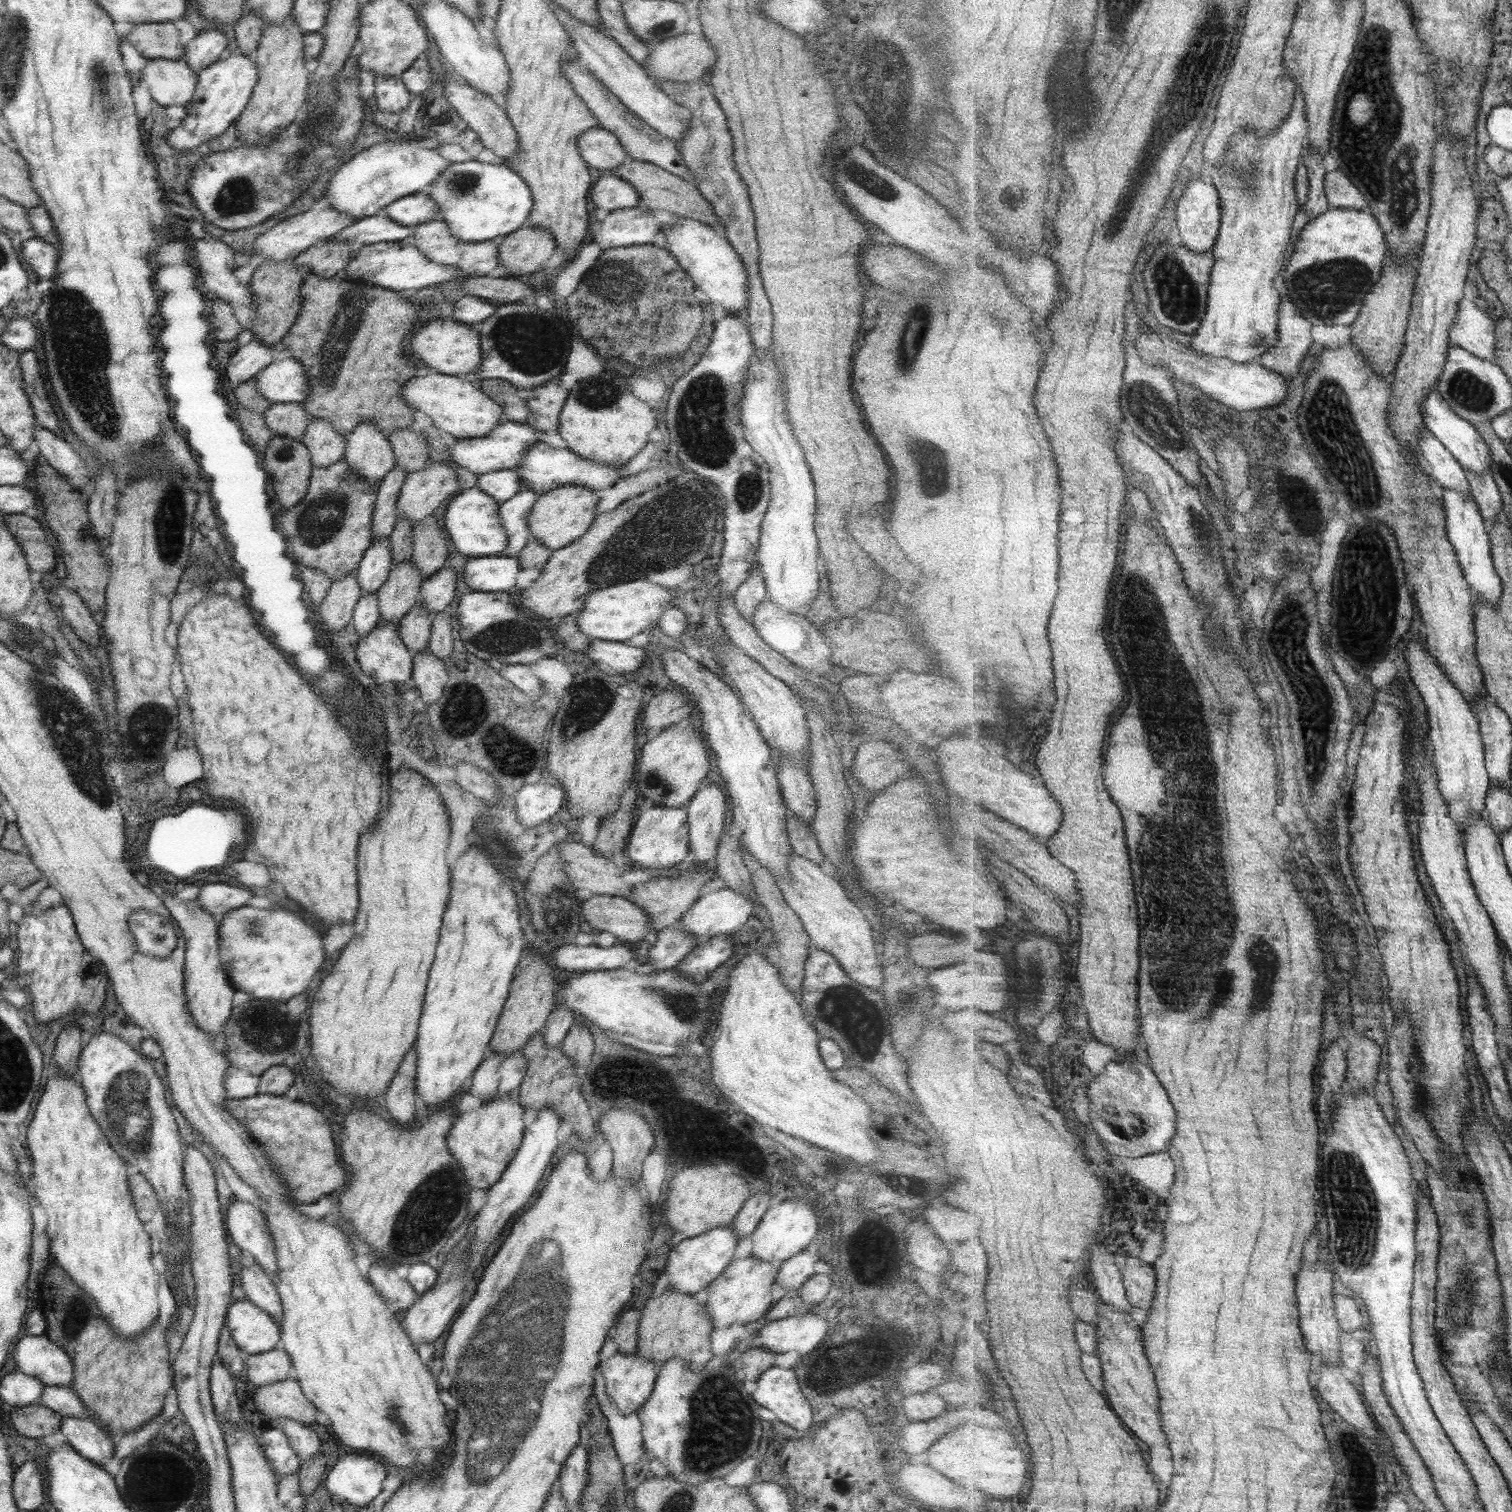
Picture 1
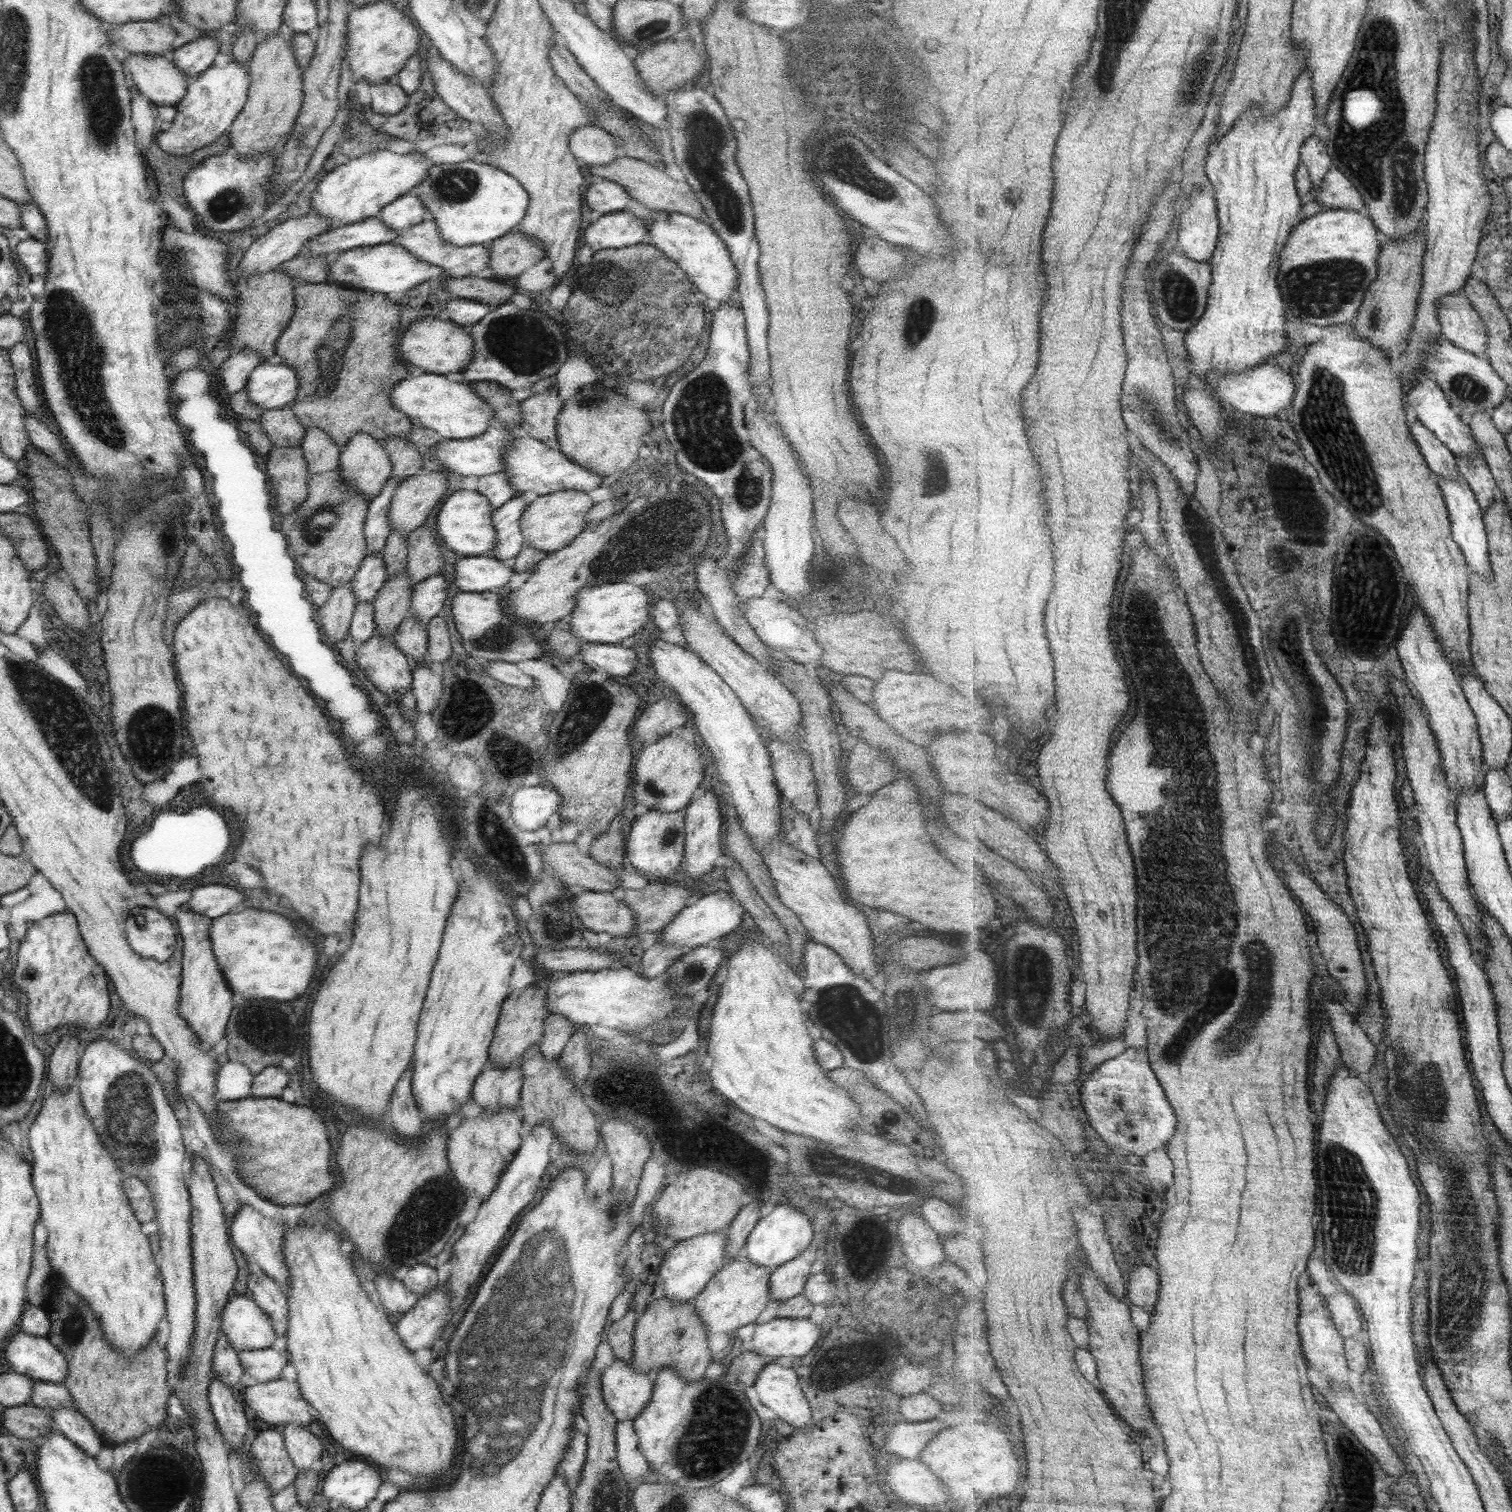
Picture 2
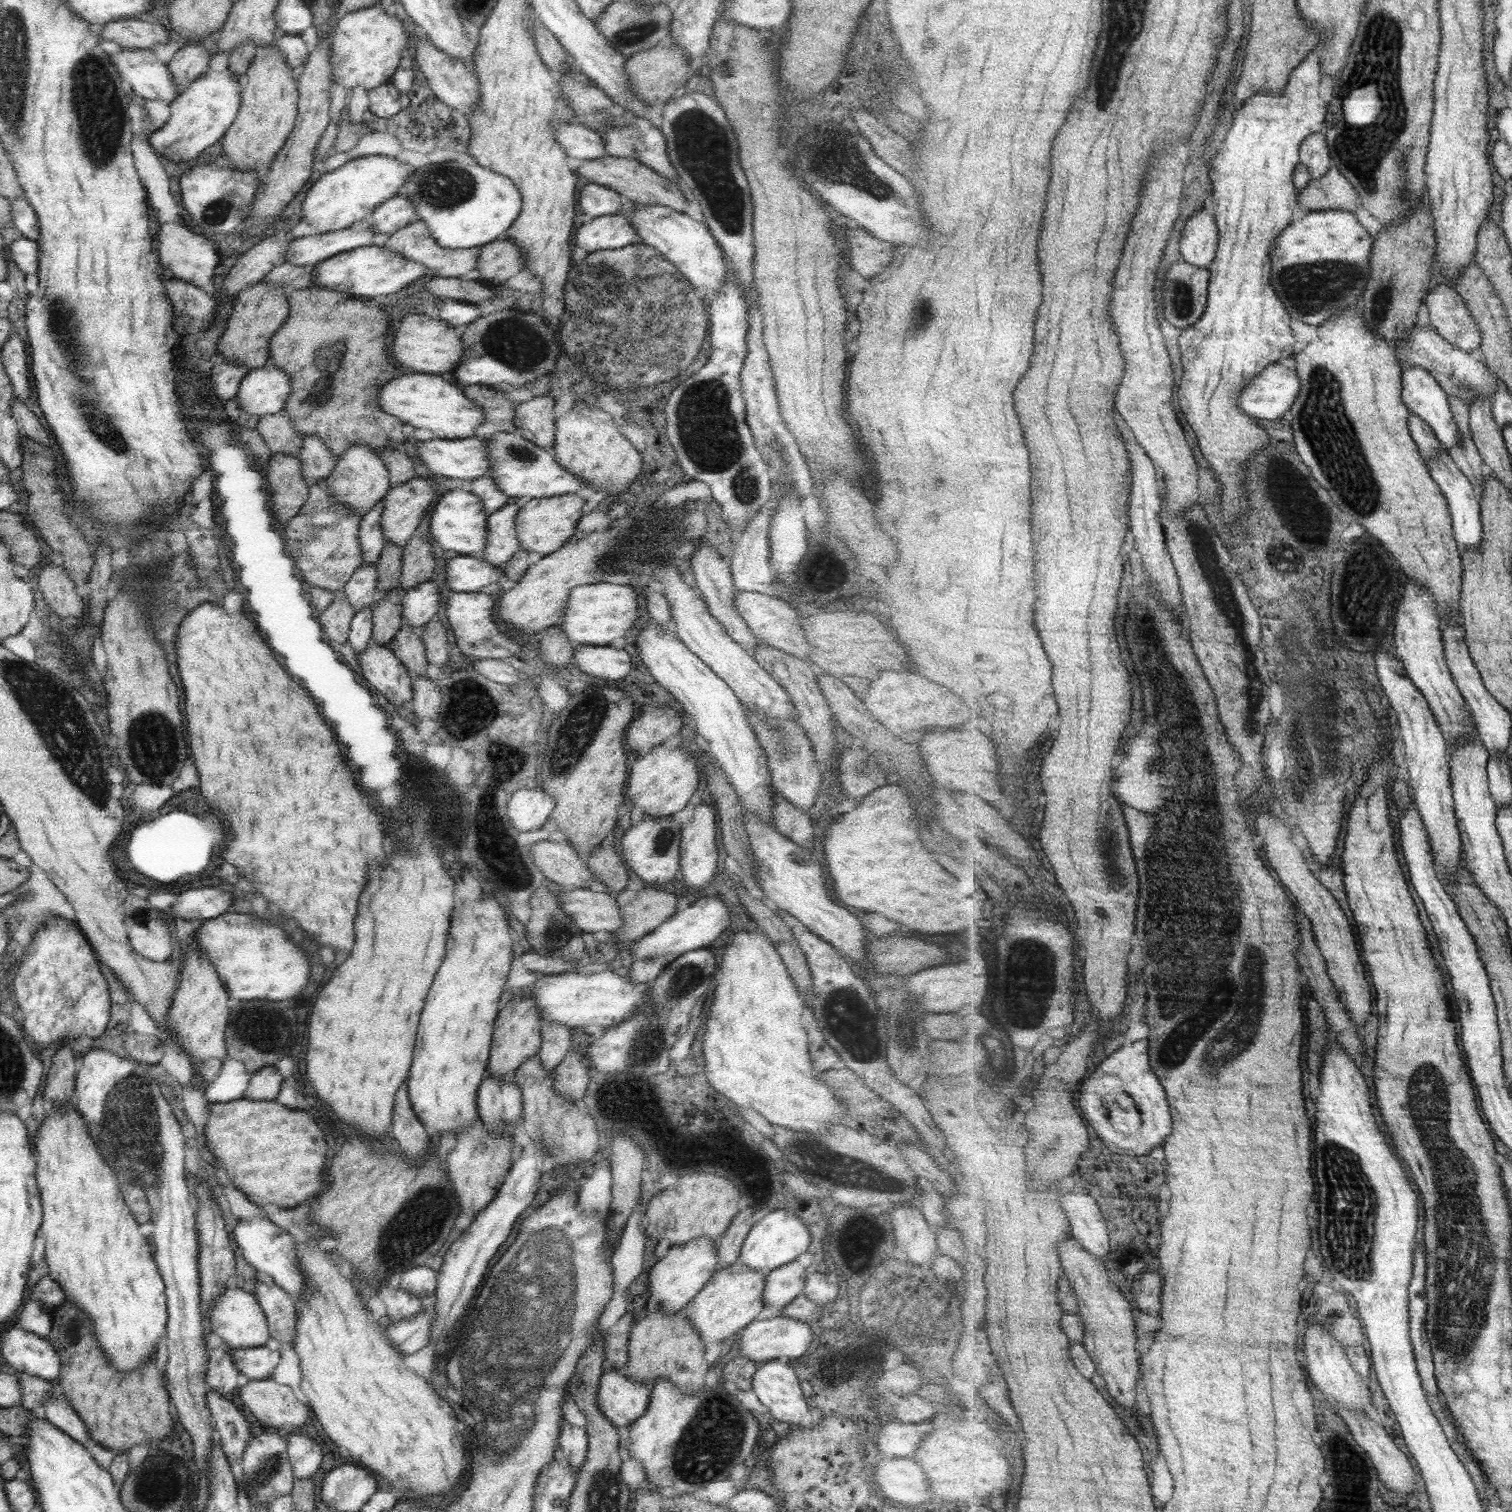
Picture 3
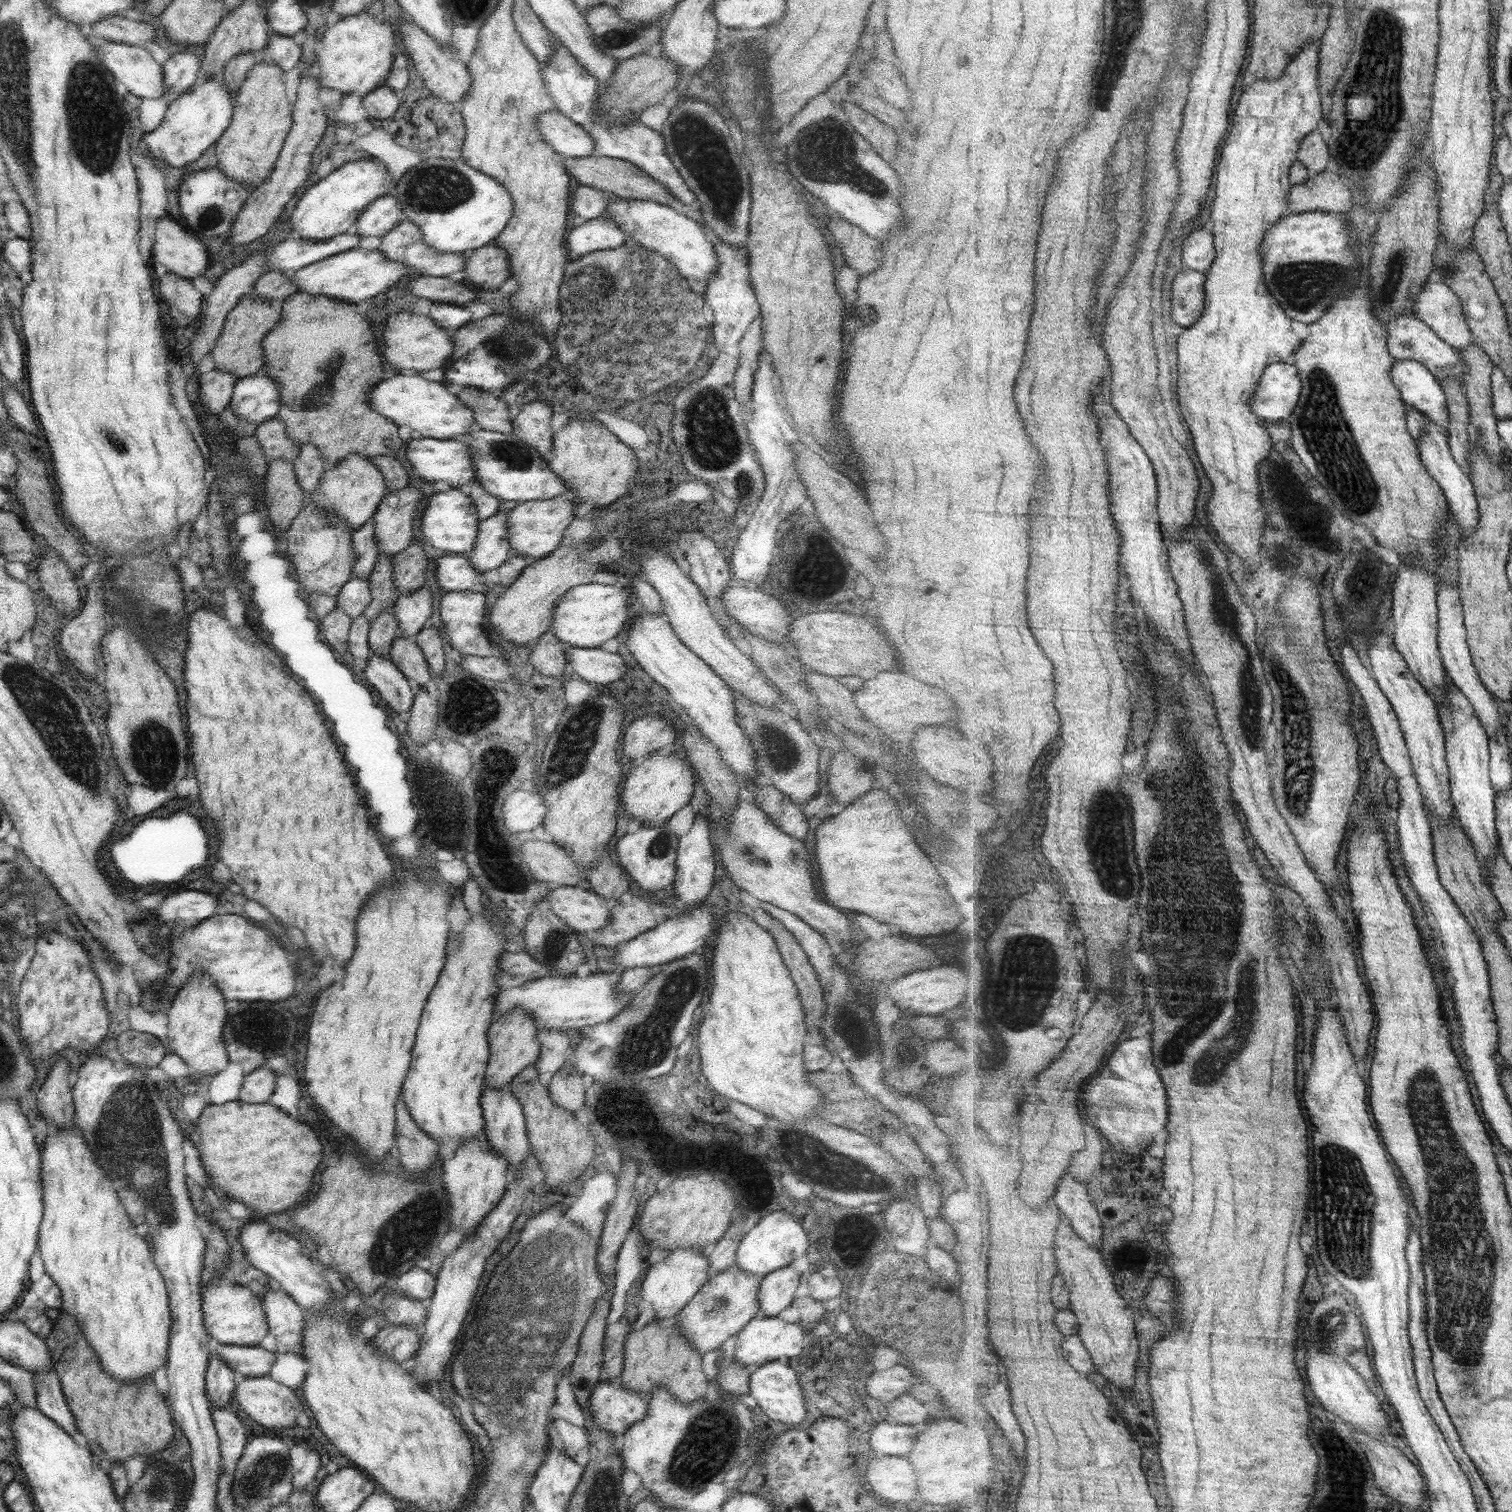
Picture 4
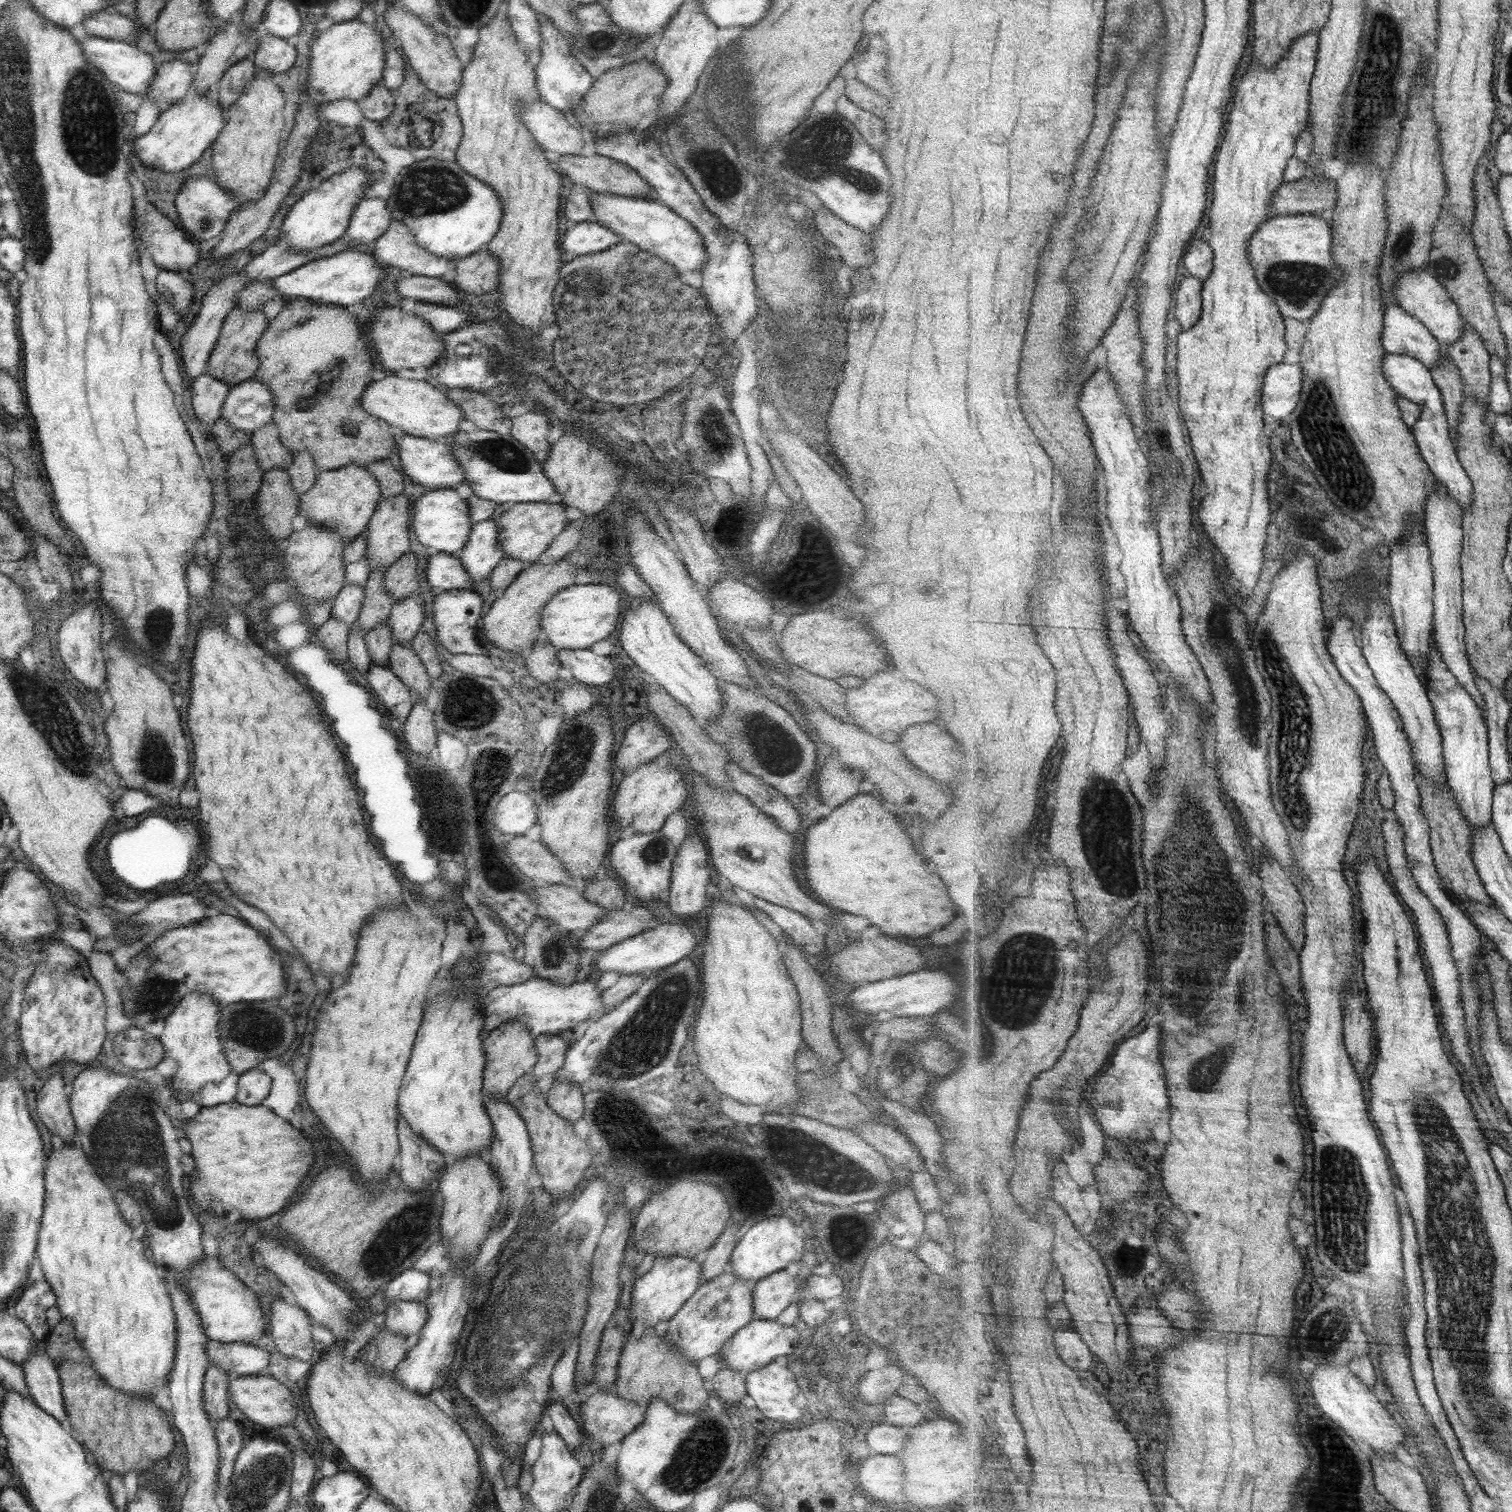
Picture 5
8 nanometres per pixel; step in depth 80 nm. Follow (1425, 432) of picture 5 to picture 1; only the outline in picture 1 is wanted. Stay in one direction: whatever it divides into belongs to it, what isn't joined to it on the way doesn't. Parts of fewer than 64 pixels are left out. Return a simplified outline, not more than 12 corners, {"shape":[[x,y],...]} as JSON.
{"shape":[[1443,487],[1449,540],[1477,598],[1500,605],[1504,580],[1472,493]]}

